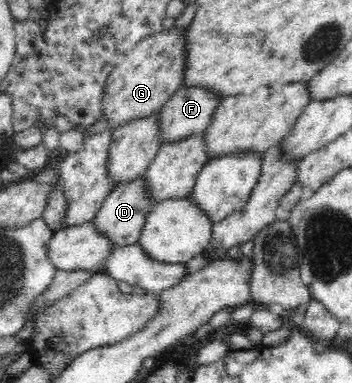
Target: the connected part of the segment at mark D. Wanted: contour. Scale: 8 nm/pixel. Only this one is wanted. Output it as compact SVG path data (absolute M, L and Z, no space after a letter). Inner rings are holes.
M144 175L131 179L128 182L121 182L114 188L114 191L105 199L103 206L96 213L94 219L95 227L107 238L111 239L114 246L122 246L123 244L137 244L145 225L147 215L155 205L150 189L148 189L147 179Z

